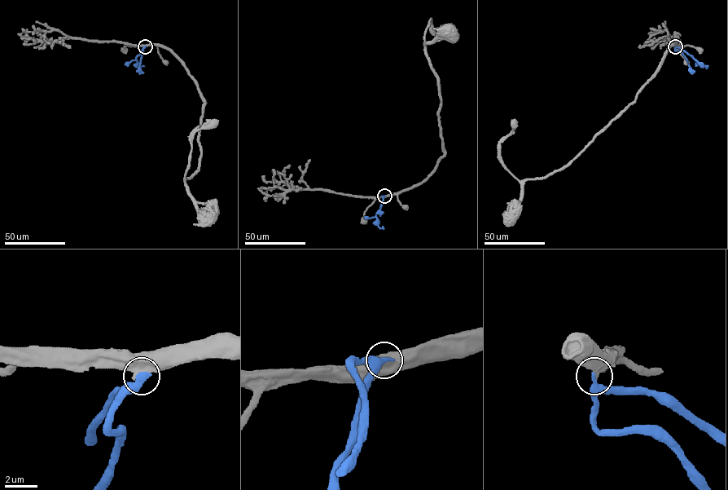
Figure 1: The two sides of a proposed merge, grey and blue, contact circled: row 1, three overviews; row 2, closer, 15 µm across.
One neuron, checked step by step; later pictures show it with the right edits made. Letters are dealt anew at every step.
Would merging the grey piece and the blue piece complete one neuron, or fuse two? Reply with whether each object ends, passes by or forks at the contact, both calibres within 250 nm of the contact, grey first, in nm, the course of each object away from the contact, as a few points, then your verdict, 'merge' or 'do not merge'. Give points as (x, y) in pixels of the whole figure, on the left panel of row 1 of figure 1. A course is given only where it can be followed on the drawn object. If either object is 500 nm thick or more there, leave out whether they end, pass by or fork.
600 nm thick on the grey side, 440 nm on the other; grey runs (145, 46), (167, 48), (185, 68), (204, 102), (198, 140), (199, 168), (185, 181), (192, 135), (213, 124); blue runs (145, 46), (137, 57), (138, 65), (142, 65); merge

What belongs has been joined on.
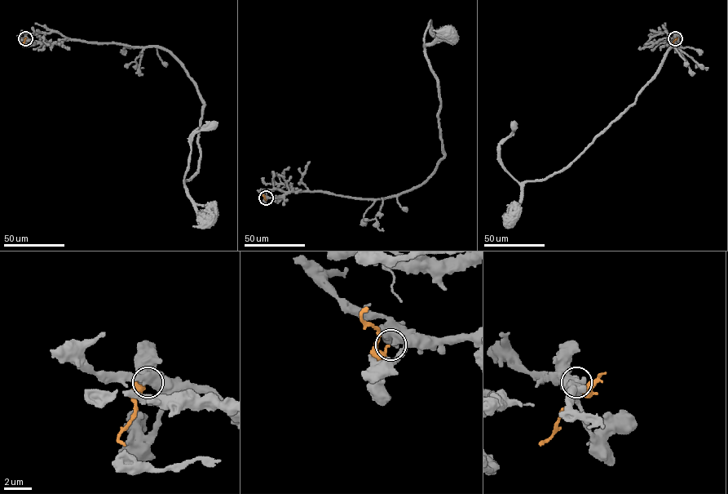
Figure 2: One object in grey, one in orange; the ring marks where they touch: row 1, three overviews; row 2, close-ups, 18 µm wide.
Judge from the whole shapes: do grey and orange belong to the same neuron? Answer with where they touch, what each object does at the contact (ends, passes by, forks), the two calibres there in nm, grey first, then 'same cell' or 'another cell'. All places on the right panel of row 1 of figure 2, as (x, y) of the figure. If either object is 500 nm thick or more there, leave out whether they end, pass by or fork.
at (675, 38); 550 nm thick on the grey side, 190 nm on the other; another cell

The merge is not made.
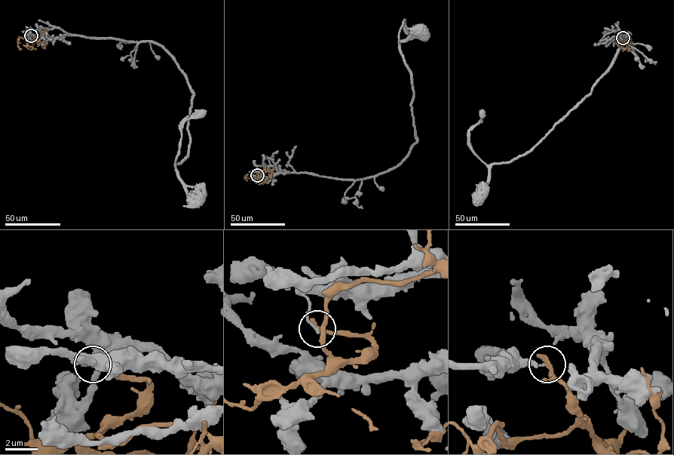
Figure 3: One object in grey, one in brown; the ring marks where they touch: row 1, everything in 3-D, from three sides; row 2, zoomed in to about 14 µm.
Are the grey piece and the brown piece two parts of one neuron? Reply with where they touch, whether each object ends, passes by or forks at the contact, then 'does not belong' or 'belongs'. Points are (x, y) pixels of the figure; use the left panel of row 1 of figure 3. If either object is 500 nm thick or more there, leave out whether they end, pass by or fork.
place (31, 35); grey ends; brown ends; does not belong

